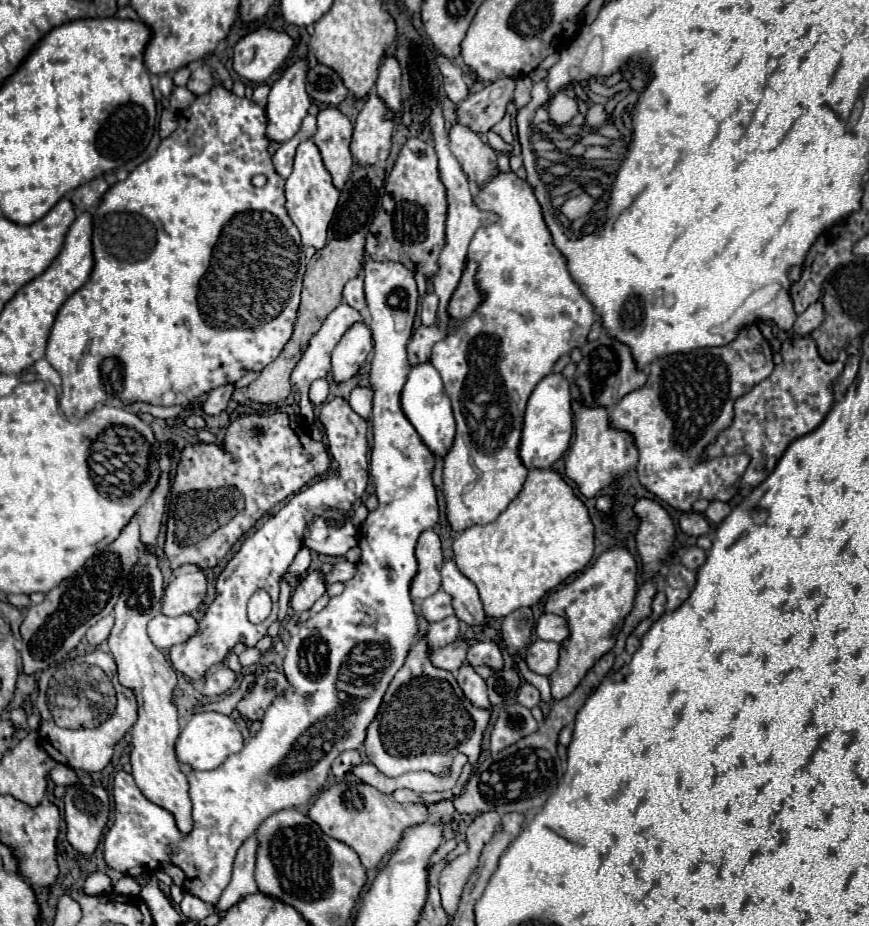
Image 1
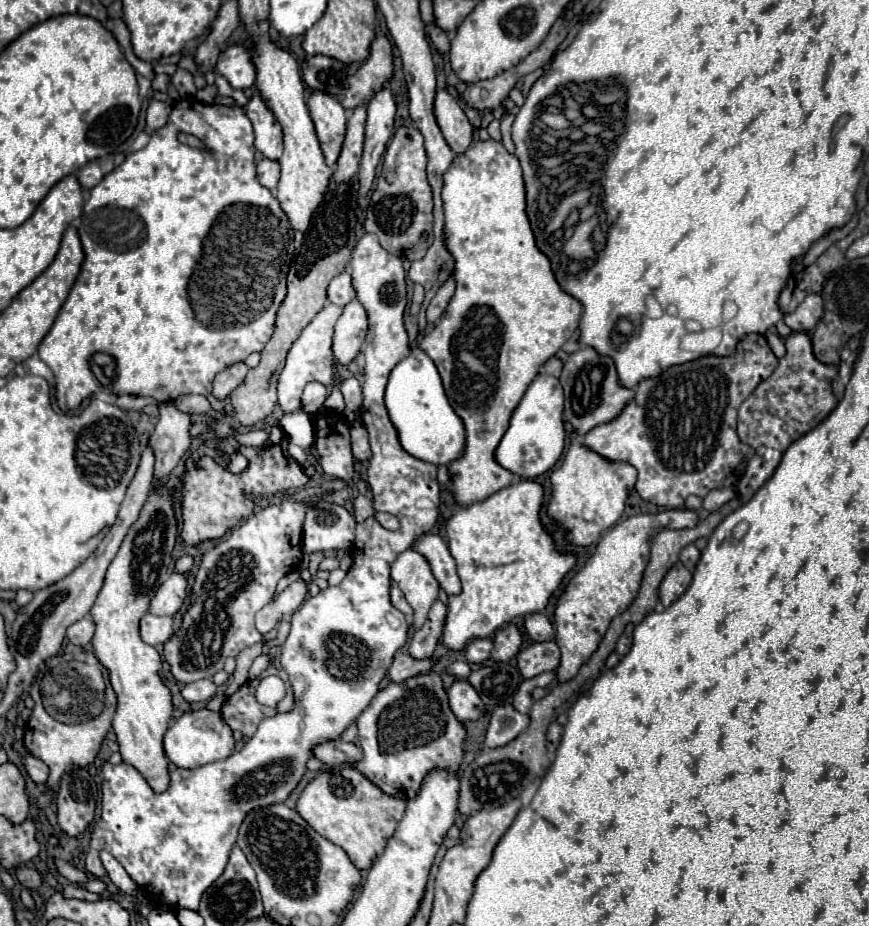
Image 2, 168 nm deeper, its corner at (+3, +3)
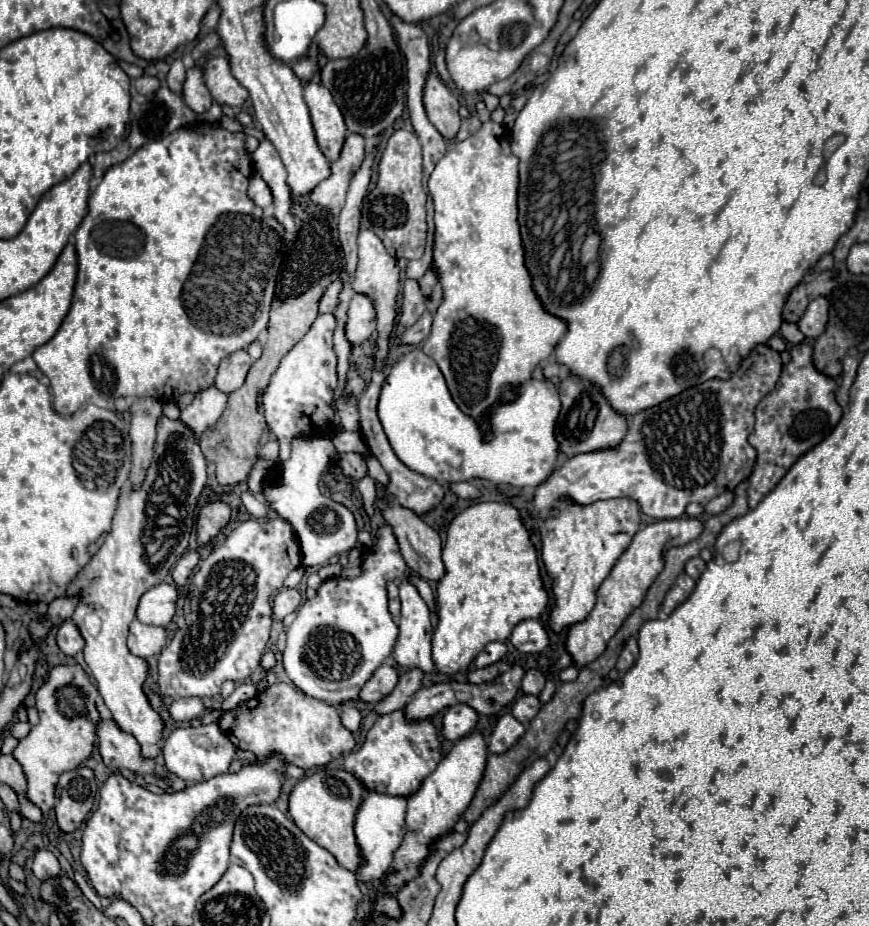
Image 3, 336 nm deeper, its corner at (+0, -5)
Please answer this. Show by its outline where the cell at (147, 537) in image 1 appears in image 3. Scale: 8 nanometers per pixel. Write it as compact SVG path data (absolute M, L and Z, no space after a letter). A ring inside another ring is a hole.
M212 386L210 390L204 390L202 394L198 394L194 402L180 412L180 422L192 430L196 442L200 440L204 430L208 430L218 422L218 418L222 416L222 410L226 408L226 400L228 396Z

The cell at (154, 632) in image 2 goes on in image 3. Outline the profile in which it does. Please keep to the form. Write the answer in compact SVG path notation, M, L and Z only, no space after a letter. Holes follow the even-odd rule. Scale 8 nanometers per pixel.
M134 620L130 624L128 646L130 646L130 652L132 654L142 656L142 658L156 656L166 646L166 642L168 642L166 628L148 626L148 624L142 624L140 620Z

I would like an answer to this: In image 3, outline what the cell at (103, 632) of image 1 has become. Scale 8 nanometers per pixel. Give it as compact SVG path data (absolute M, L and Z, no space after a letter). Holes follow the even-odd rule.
M66 620L66 622L58 628L56 640L58 640L60 650L62 650L64 654L68 654L68 656L74 656L74 654L82 652L82 650L84 650L84 644L86 644L84 638L82 638L82 634L80 634L80 630L78 630L78 626L76 626L72 620Z

